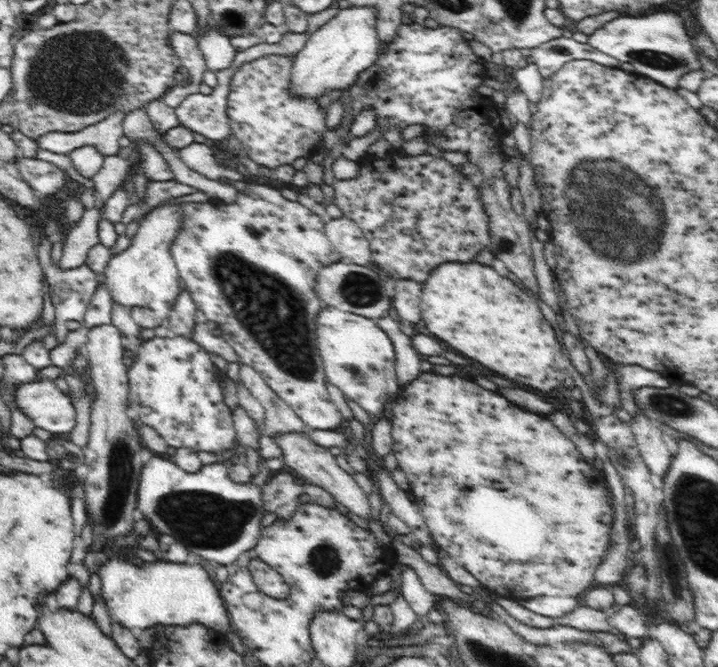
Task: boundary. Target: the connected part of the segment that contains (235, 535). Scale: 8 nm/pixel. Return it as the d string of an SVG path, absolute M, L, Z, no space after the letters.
M154 454L143 465L140 476L136 498L139 516L146 518L156 533L169 534L185 544L189 552L227 567L259 543L260 522L265 515L262 486L240 484L229 476L222 463L206 464L199 472L188 473L175 462Z

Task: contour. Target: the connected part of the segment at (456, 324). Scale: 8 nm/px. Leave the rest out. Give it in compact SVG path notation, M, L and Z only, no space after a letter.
M447 262L438 265L430 278L422 286L422 320L434 336L462 352L464 356L484 364L486 368L500 372L506 378L512 378L516 382L522 382L526 386L538 388L538 390L561 389L562 382L569 373L571 360L568 360L561 350L561 345L556 340L554 328L548 324L548 320L542 316L538 302L534 302L526 292L522 292L514 282L508 278L498 276L491 266L478 262Z

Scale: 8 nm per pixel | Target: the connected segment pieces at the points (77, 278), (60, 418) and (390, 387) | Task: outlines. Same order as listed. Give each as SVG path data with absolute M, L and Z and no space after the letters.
M61 216L56 217L55 219L47 220L46 227L44 228L45 236L42 237L40 244L38 244L38 248L36 248L36 252L38 252L38 258L40 262L40 266L42 267L44 273L44 280L48 283L50 297L52 300L52 304L55 309L55 336L56 341L59 344L63 344L66 341L66 337L69 334L69 331L66 328L66 322L68 320L77 320L82 323L86 311L90 306L90 299L93 295L93 292L96 292L96 288L101 284L98 280L98 275L94 273L94 271L86 264L86 262L77 267L76 269L68 269L64 270L58 266L58 262L52 262L52 258L50 257L50 250L52 250L53 242L62 241L62 236L60 234L60 230L62 229L63 223L61 222Z
M54 380L20 383L15 388L14 409L22 411L46 432L67 434L74 428L77 413L70 396L59 391Z
M322 308L316 318L316 341L319 358L324 366L325 378L337 386L346 399L355 401L370 416L380 416L397 397L399 389L395 373L395 349L386 332L376 326L370 318L351 312L340 312L336 308Z

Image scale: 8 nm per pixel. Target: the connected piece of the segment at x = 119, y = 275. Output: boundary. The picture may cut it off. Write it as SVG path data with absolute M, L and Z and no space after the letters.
M161 204L150 209L140 220L130 246L118 253L106 265L104 283L113 302L126 308L134 306L152 309L155 313L167 315L176 298L179 297L179 272L171 255L171 244L181 227L181 204Z

